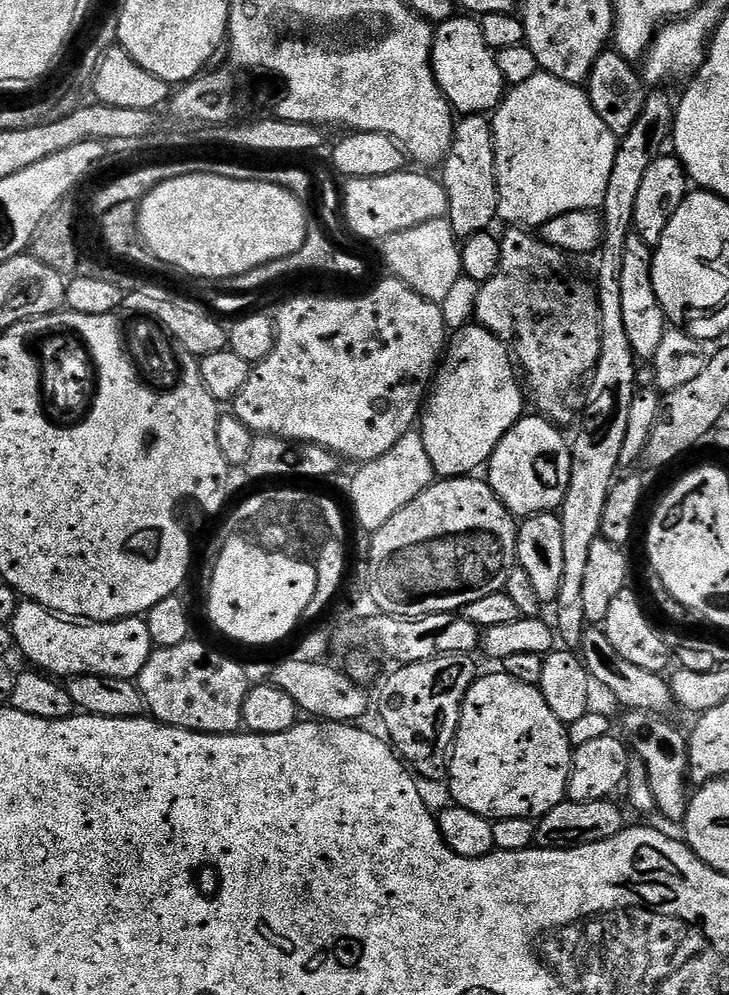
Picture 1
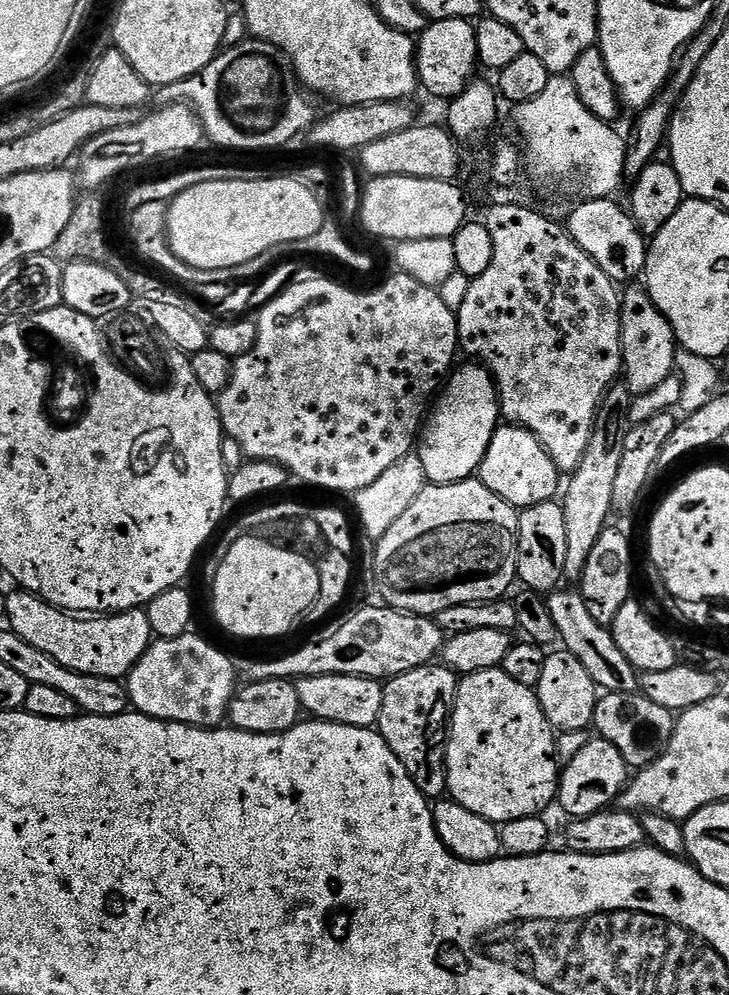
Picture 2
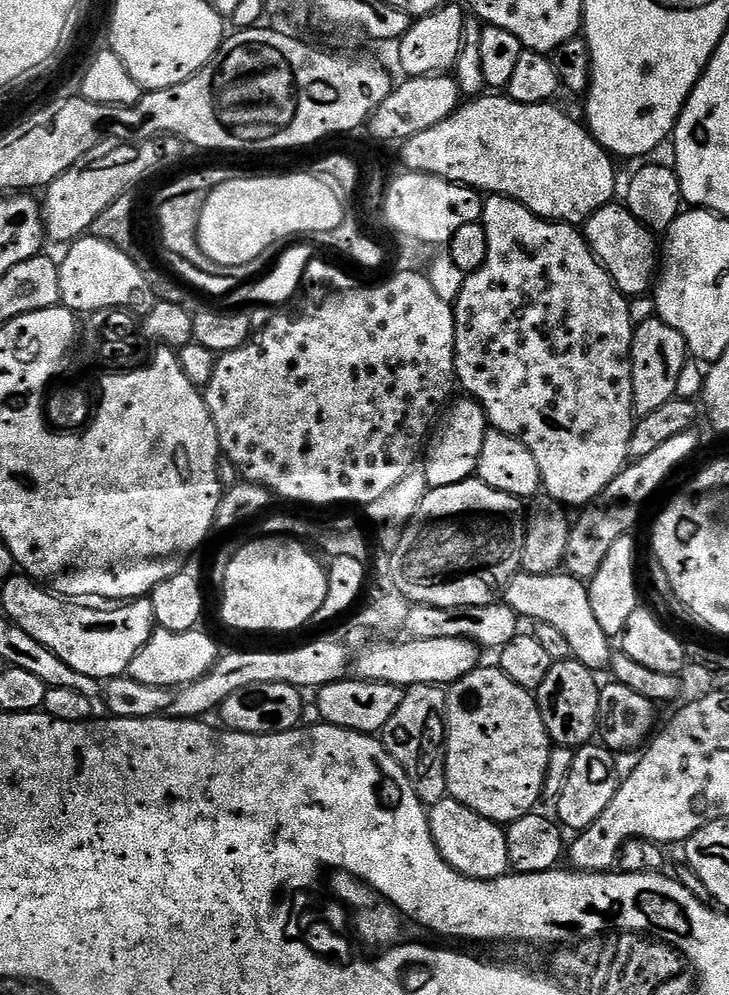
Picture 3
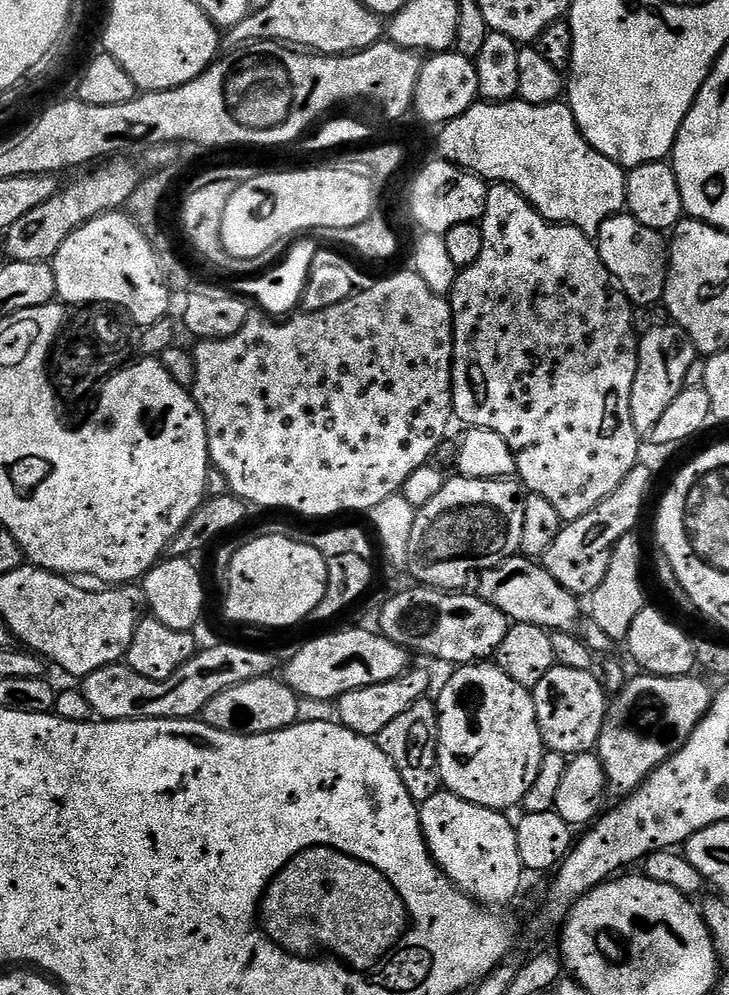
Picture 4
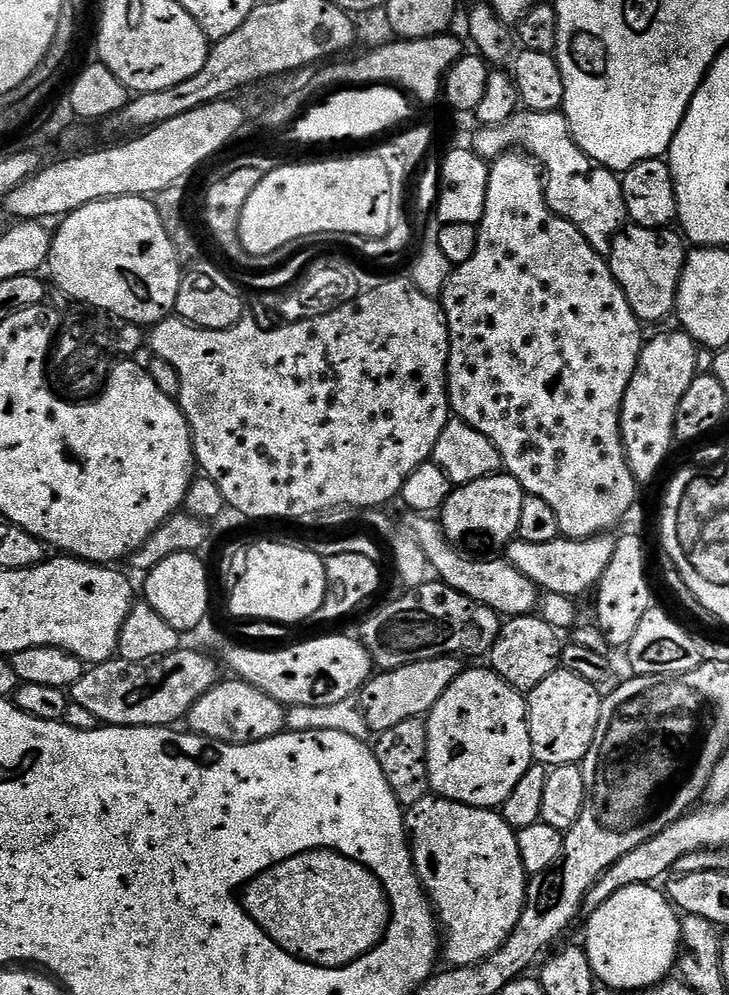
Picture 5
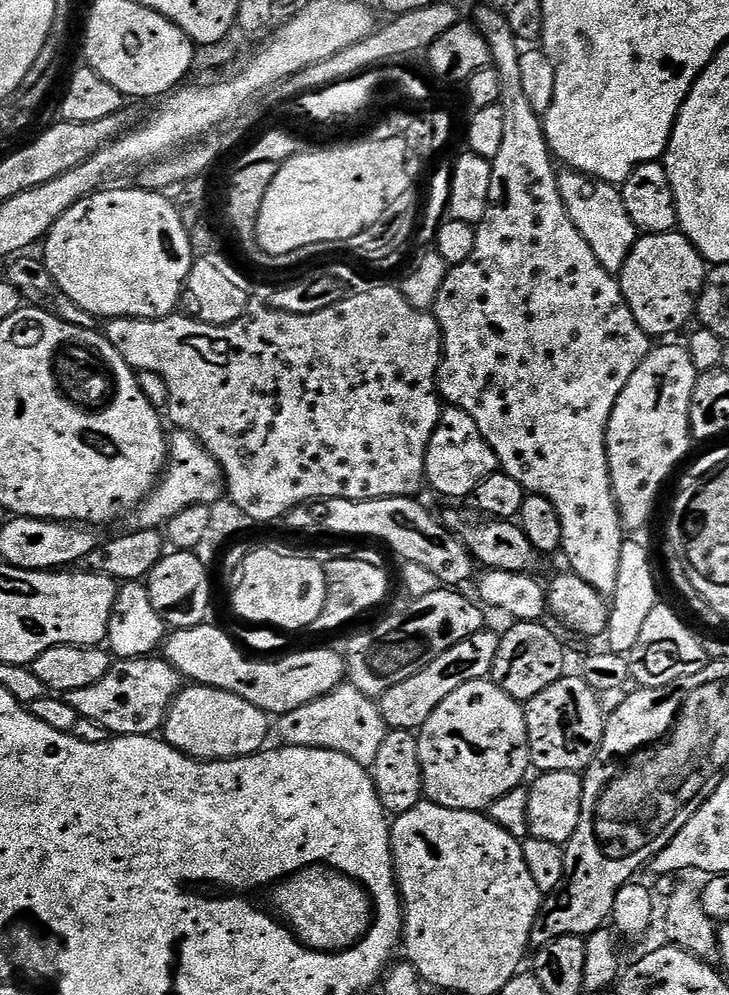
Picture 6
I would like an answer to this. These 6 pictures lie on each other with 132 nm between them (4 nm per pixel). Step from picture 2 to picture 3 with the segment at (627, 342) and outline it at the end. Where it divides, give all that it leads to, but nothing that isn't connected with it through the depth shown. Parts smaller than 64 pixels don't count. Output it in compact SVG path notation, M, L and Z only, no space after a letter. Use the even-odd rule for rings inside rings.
M658 318L635 325L632 333L632 407L637 417L654 414L658 406L670 402L678 390L678 376L690 359L682 334Z

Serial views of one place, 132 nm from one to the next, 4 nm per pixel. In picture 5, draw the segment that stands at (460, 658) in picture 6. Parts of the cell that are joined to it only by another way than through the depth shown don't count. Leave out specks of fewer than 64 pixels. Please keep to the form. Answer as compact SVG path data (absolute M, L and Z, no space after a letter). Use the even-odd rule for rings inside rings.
M439 656L401 668L377 671L358 693L369 729L379 734L390 730L390 726L398 726L398 722L427 717L438 698L442 698L442 694L446 694L448 687L460 677L460 664L455 656Z

